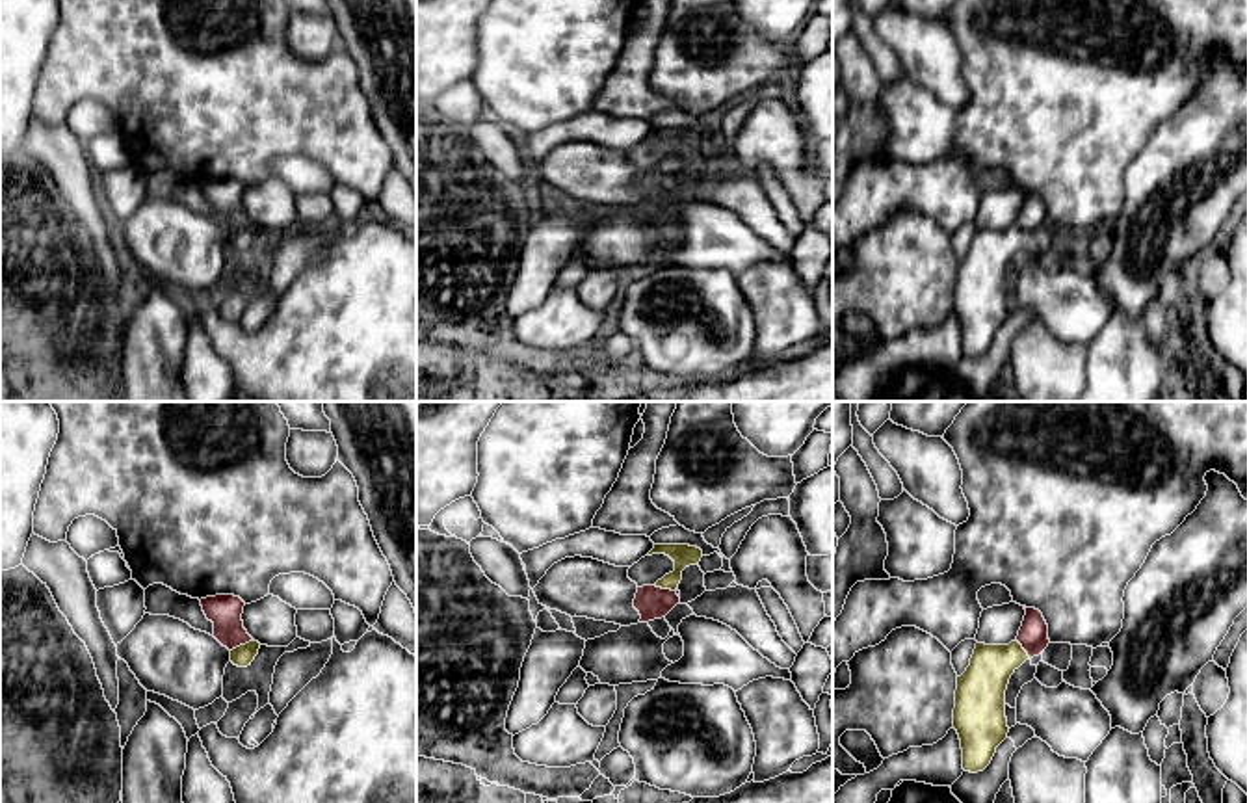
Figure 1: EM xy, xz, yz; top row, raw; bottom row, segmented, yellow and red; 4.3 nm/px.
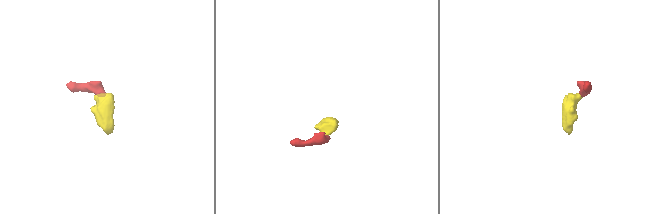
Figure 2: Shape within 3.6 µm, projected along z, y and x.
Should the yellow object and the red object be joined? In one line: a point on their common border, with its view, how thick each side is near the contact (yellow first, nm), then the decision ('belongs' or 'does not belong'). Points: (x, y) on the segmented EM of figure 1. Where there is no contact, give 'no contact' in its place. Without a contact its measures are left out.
contact xy (242, 645); calibres 90 and 140 nm; does not belong

